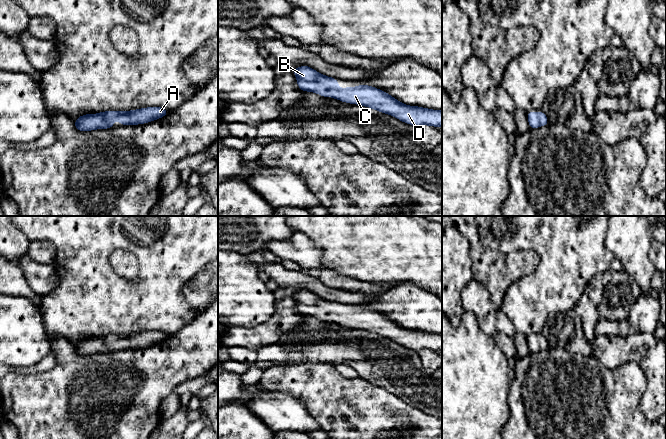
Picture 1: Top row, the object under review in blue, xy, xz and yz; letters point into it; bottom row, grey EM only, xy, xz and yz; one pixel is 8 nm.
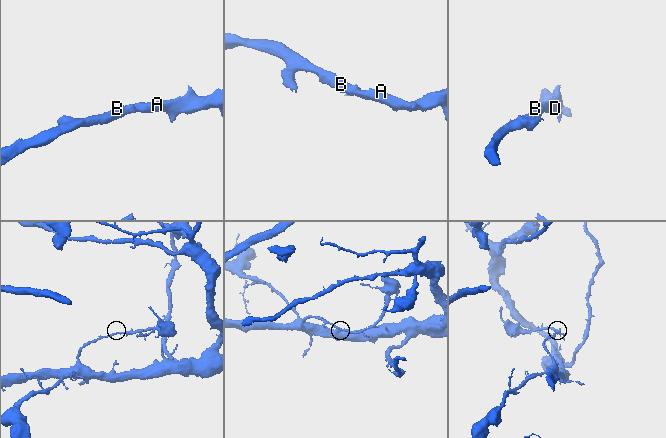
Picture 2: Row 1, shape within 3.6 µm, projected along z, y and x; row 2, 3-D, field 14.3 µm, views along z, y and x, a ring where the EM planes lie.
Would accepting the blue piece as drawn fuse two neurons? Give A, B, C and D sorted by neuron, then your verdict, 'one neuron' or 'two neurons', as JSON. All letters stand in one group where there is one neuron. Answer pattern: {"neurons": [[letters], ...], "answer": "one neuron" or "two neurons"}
{"neurons": [["A", "B", "C", "D"]], "answer": "one neuron"}

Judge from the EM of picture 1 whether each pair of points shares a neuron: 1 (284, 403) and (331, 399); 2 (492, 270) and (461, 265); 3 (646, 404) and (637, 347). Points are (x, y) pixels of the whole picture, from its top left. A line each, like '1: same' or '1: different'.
1: different
2: different
3: same

